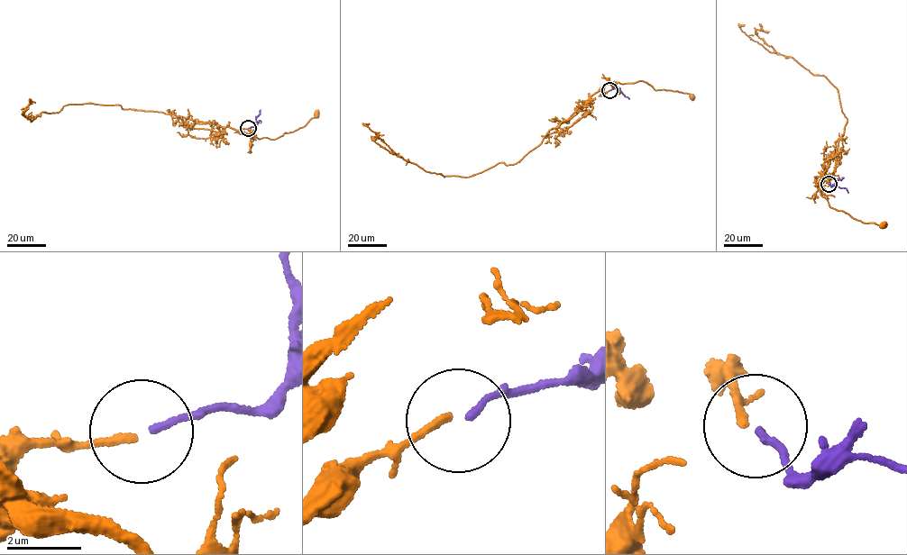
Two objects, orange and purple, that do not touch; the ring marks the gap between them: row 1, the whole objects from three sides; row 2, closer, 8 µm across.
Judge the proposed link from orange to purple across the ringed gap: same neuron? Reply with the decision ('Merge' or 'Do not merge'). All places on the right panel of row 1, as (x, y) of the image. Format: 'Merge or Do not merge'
Do not merge

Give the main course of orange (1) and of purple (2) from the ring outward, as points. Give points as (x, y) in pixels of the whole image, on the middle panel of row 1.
1: (609, 90), (600, 95), (602, 88), (609, 83), (640, 80), (655, 90), (675, 90), (688, 93), (691, 96)
2: (610, 90), (618, 88), (628, 99)

